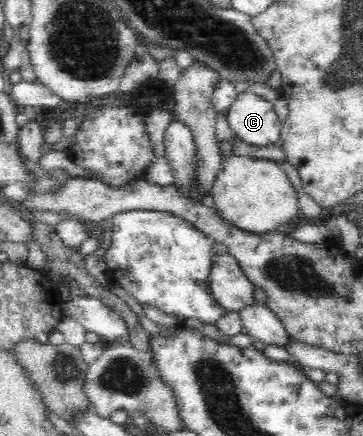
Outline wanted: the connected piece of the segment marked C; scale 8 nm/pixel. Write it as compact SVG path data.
M247 89L245 92L237 94L237 98L230 106L226 116L230 131L238 141L256 147L279 144L282 121L279 121L272 102L262 98L254 91Z

